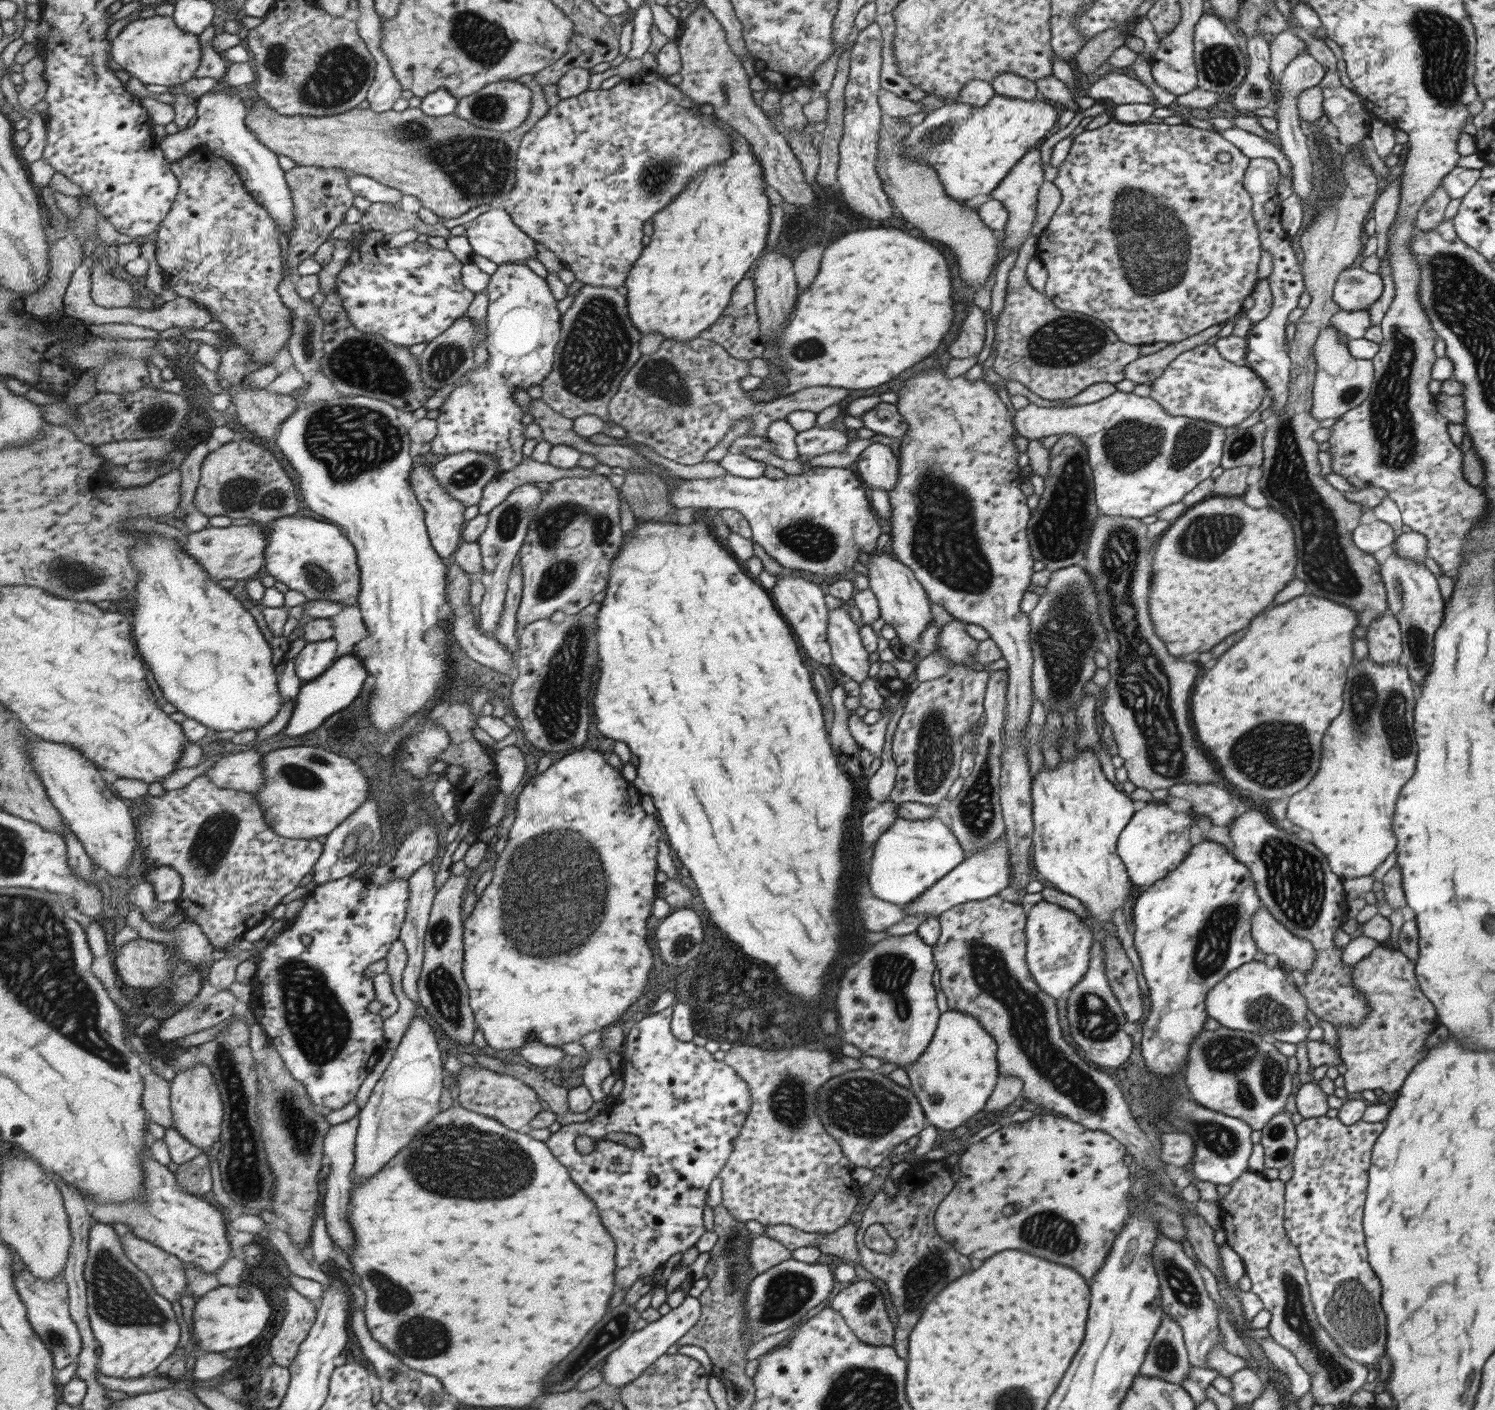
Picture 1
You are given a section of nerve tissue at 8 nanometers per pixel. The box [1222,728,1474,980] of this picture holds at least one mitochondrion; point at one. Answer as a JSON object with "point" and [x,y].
{"point":[1295,878]}

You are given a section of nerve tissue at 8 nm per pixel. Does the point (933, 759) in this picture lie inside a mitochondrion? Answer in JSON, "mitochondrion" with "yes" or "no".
{"mitochondrion":"yes"}

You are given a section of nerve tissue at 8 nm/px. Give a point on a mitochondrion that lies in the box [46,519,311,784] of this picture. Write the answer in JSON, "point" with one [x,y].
{"point":[74,576]}

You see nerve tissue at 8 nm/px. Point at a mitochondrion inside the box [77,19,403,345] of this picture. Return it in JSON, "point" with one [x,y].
{"point":[341,72]}

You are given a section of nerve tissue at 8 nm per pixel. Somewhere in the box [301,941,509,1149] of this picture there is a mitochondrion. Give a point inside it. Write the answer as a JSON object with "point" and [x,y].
{"point":[445,995]}

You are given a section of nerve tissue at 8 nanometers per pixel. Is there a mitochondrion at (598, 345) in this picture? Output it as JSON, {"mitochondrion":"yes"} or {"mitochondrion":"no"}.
{"mitochondrion":"yes"}

